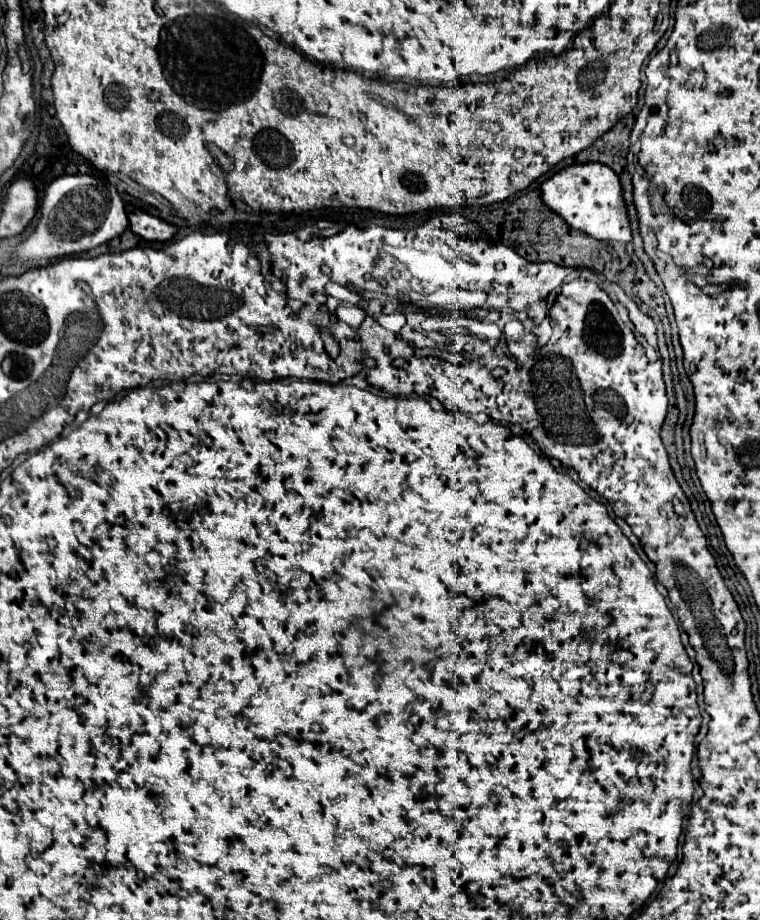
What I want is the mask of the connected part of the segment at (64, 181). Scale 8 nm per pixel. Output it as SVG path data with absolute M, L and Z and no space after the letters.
M61 176L53 180L45 190L39 212L41 218L33 234L23 240L13 254L13 258L19 258L23 264L37 260L51 262L71 254L87 252L123 234L129 226L123 200L115 186L95 176Z

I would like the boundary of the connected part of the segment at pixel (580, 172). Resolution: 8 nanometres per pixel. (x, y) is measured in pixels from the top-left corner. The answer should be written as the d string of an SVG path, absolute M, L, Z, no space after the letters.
M599 162L575 164L559 170L541 186L541 200L547 208L557 212L573 230L581 230L587 236L603 242L629 242L631 228L621 196L621 184L617 174Z

